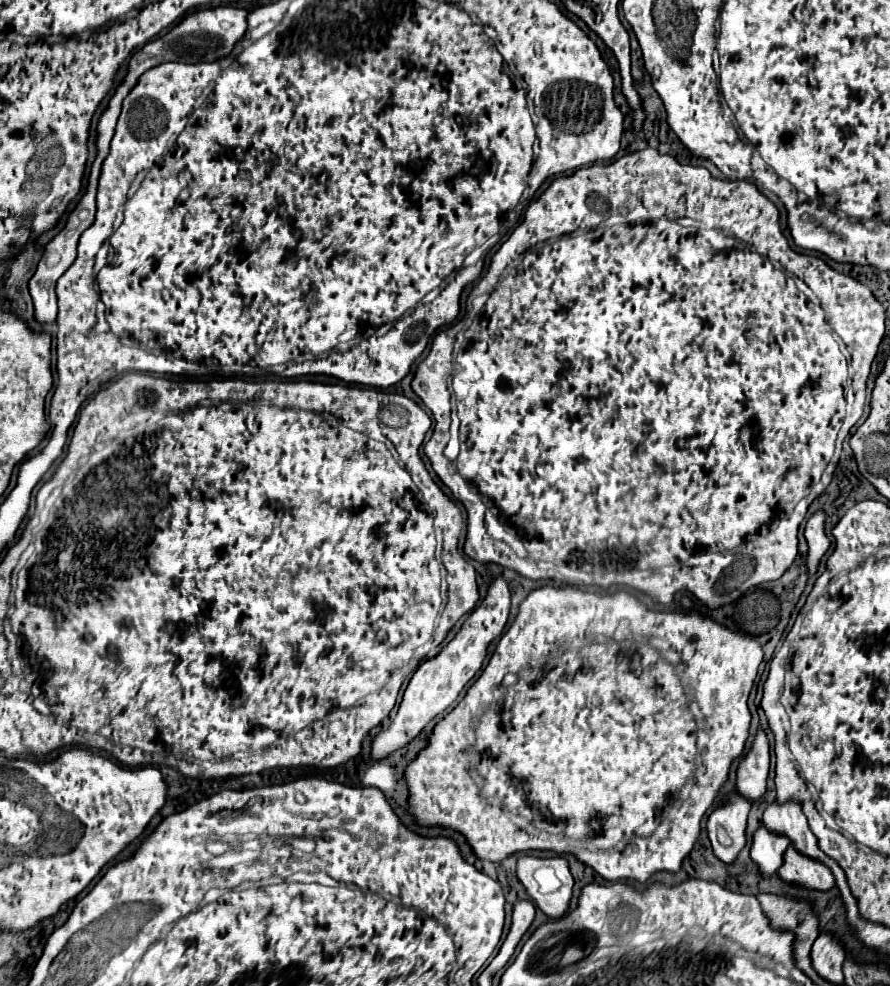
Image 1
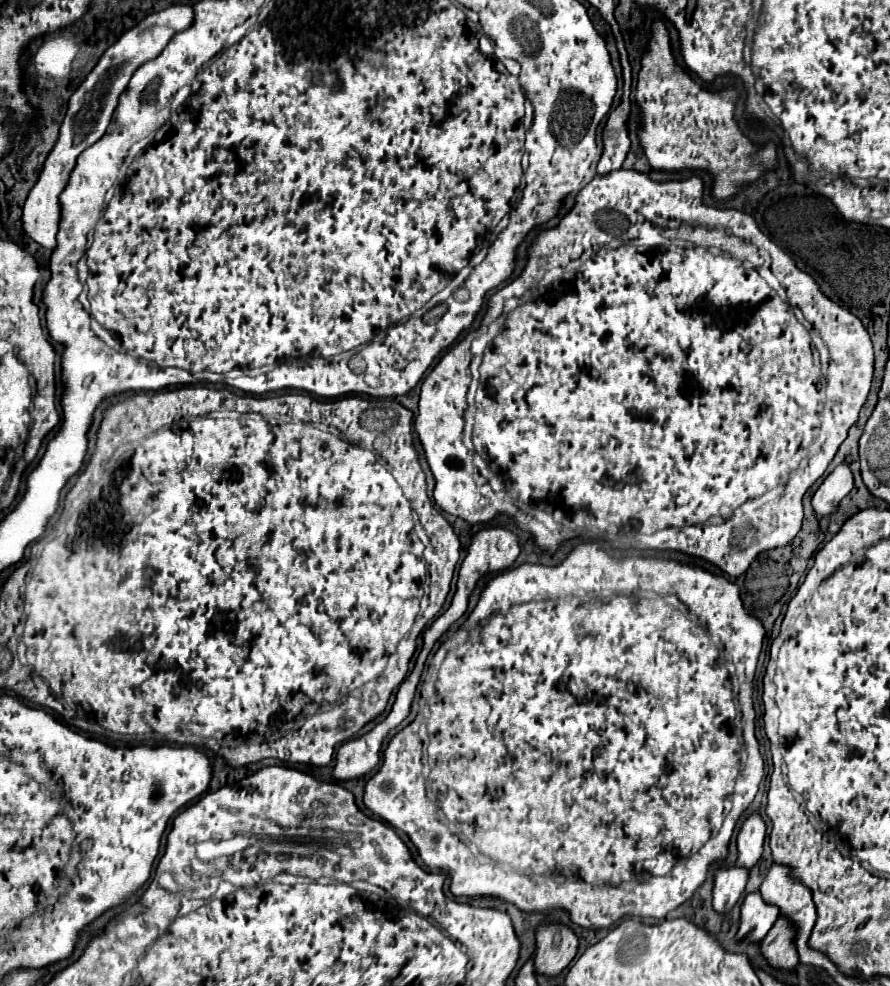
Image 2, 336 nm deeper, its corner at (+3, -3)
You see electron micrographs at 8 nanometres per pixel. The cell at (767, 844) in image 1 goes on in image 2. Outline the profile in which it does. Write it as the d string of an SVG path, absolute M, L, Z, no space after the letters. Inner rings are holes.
M750 892L744 896L740 906L740 928L738 938L748 938L752 942L760 942L768 930L772 928L774 920L778 918L780 910L778 906L772 906L764 902L760 892Z

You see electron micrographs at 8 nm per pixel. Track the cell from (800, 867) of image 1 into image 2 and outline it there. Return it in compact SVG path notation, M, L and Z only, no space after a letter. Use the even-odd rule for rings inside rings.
M778 916L774 926L770 928L770 934L760 942L760 950L764 958L774 968L796 968L798 954L796 954L796 926L790 924L788 918Z

